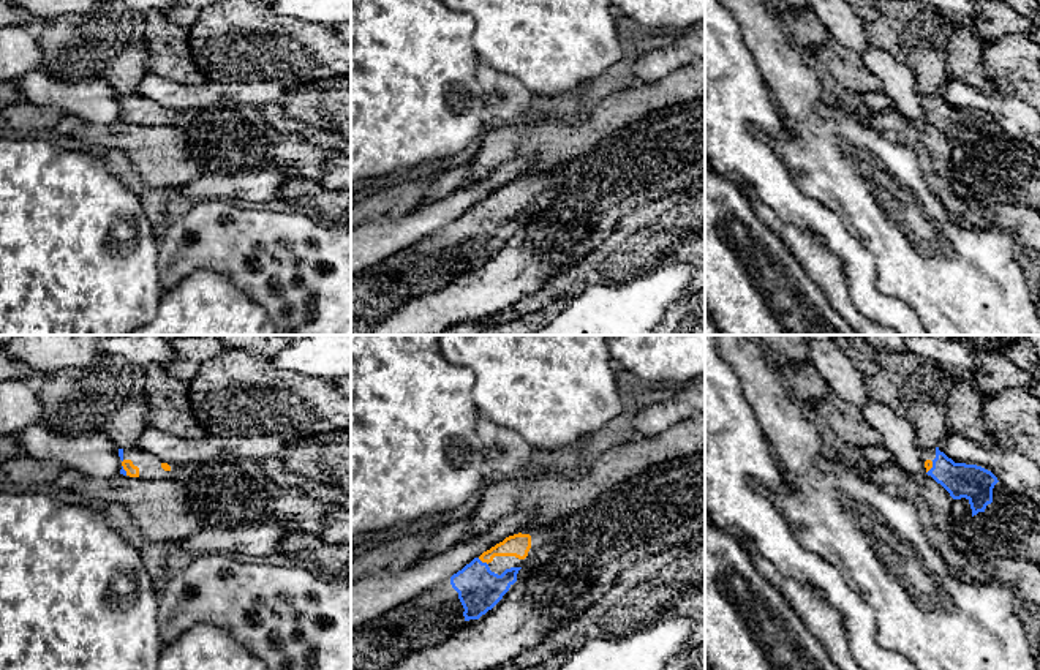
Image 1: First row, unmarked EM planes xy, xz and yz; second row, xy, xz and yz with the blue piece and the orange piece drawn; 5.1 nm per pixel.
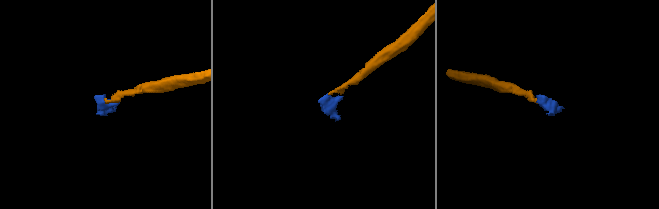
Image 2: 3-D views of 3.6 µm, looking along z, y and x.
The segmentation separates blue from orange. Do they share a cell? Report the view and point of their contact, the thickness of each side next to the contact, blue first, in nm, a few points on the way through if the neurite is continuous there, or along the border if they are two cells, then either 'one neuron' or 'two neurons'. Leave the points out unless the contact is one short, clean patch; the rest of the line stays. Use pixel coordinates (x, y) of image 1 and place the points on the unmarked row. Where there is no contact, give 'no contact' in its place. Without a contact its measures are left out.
xz (481, 207) | 220/120 nm | across xz (479, 236), (481, 207), (495, 196), (517, 191) | one neuron

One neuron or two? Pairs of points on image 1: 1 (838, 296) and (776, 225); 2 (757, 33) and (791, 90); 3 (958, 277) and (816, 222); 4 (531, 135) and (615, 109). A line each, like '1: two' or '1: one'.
1: one
2: one
3: two
4: one

